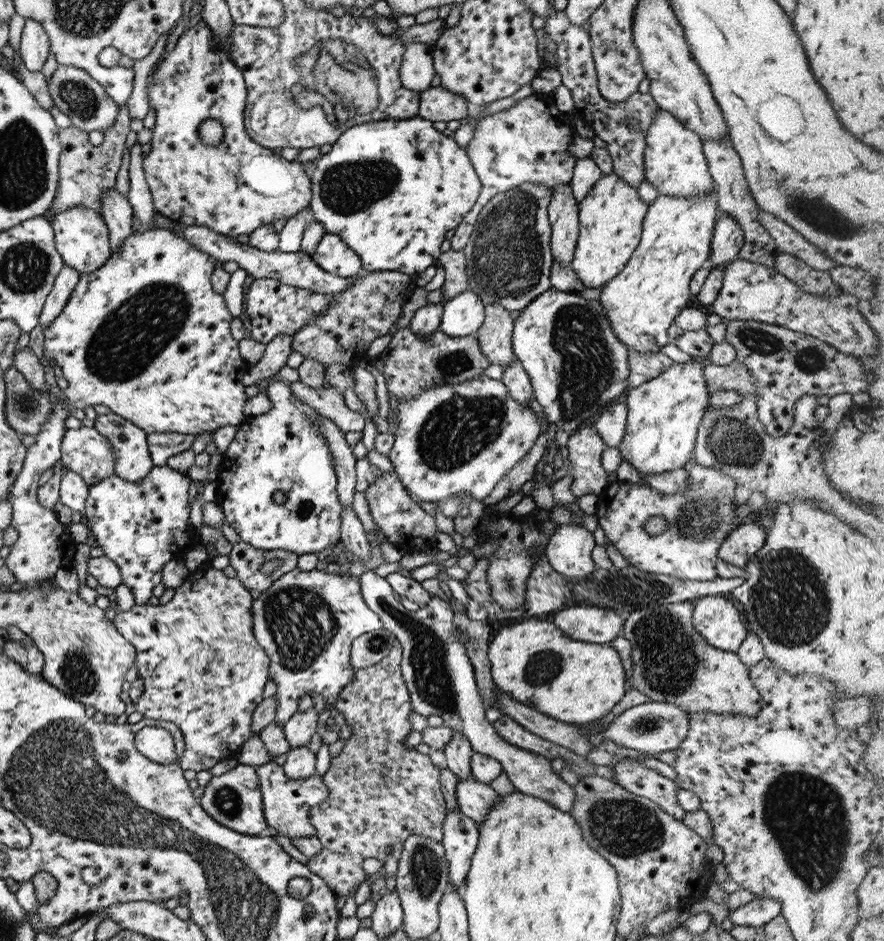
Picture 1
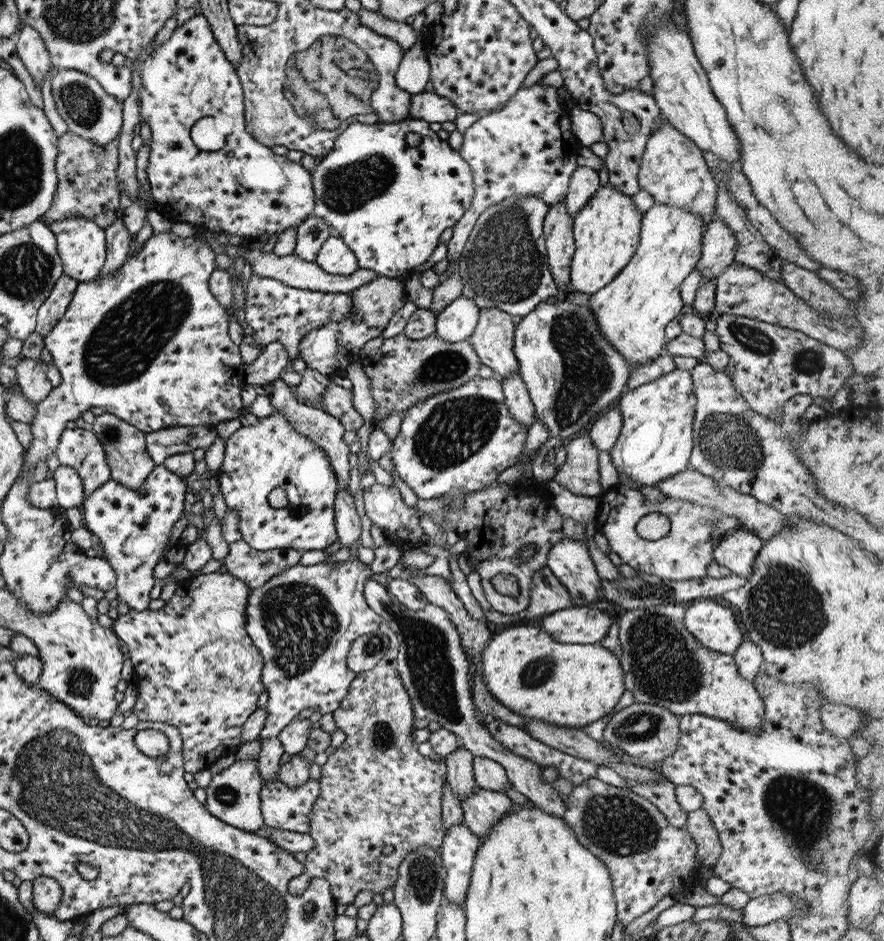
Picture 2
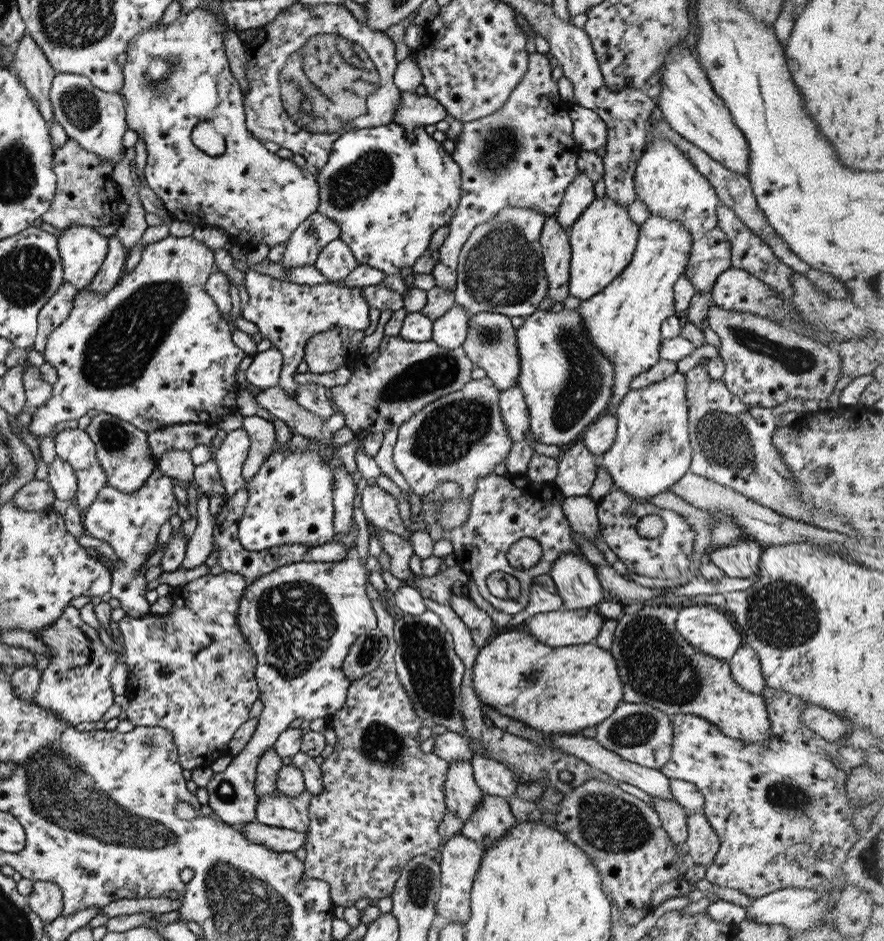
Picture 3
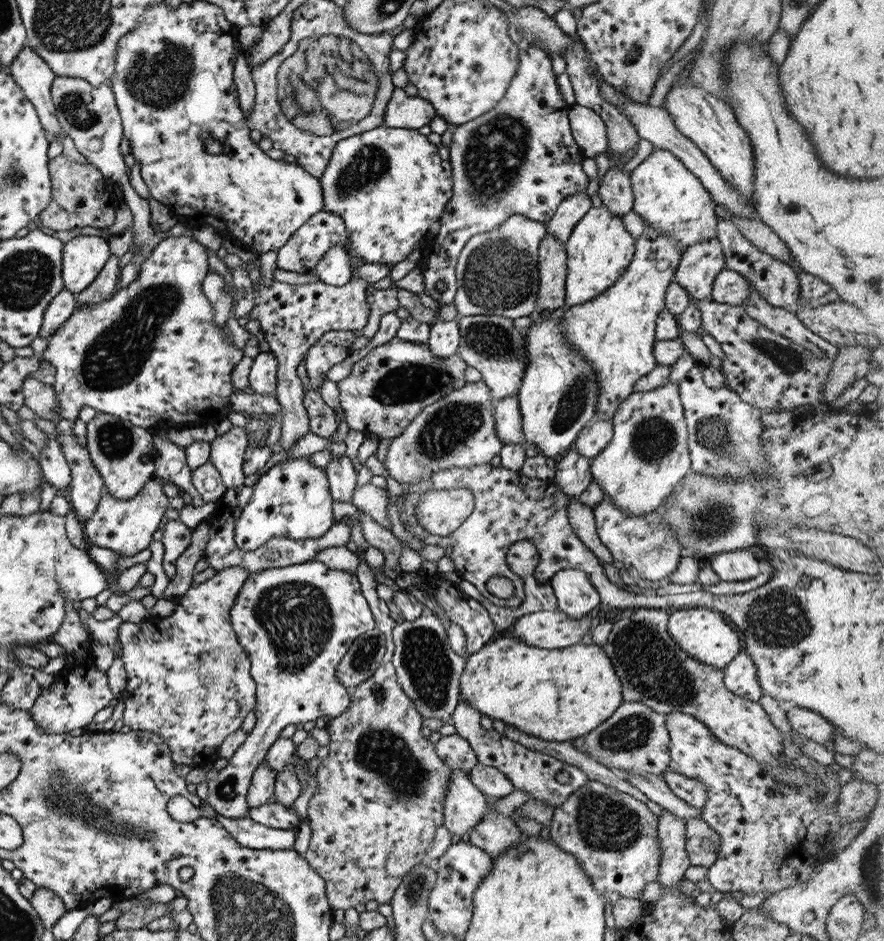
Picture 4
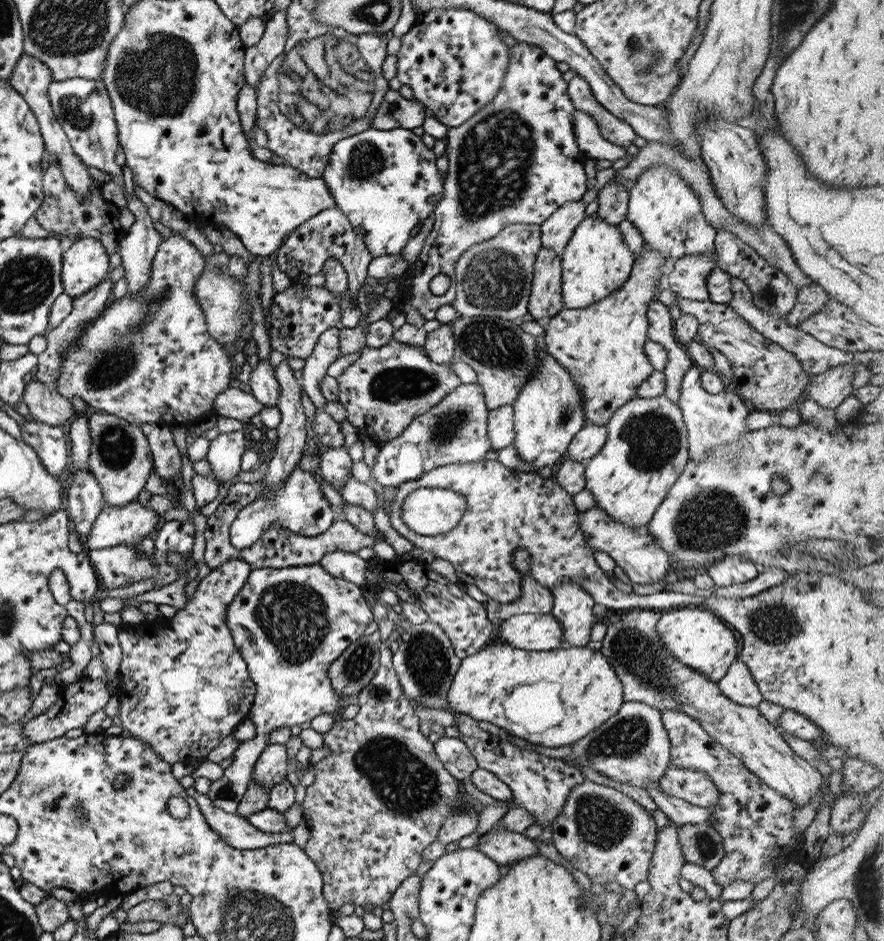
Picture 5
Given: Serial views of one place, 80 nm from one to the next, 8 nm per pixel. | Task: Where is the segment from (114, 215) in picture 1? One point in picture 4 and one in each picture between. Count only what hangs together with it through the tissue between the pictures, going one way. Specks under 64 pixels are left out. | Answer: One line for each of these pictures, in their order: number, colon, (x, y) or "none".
2: (118, 242)
3: (108, 273)
4: (105, 284)

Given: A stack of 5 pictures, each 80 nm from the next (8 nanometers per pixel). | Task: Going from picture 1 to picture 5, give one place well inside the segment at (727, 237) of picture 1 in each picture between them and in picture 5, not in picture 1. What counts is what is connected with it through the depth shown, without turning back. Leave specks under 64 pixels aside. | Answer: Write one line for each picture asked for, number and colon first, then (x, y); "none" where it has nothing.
2: (718, 246)
3: (710, 253)
4: (700, 263)
5: (687, 279)

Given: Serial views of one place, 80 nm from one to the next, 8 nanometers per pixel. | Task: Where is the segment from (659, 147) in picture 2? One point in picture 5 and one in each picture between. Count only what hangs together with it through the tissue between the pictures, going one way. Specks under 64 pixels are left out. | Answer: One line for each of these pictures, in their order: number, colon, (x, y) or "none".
3: (668, 184)
4: (668, 198)
5: (666, 212)

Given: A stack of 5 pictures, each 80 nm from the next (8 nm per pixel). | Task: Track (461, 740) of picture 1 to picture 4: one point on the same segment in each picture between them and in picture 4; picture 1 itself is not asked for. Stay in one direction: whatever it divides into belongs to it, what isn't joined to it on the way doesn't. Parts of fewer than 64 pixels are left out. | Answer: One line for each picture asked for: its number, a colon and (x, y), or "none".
2: (459, 775)
3: (461, 794)
4: (463, 805)

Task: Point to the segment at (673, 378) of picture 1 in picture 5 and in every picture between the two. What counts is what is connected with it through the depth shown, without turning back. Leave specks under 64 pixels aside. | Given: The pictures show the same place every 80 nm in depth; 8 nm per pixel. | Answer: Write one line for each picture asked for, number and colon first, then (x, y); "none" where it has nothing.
2: (654, 442)
3: (650, 451)
4: (647, 456)
5: (645, 450)

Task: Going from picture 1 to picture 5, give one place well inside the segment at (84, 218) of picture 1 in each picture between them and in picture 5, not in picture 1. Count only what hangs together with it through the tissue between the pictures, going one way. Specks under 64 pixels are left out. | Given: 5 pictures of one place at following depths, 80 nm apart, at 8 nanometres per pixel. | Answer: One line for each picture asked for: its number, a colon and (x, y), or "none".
2: (81, 245)
3: (81, 249)
4: (82, 257)
5: (84, 264)

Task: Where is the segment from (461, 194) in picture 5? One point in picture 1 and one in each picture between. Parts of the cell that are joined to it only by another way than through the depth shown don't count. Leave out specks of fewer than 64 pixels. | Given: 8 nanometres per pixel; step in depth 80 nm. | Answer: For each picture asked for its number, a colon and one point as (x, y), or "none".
1: (527, 143)
2: (525, 147)
3: (523, 155)
4: (520, 159)

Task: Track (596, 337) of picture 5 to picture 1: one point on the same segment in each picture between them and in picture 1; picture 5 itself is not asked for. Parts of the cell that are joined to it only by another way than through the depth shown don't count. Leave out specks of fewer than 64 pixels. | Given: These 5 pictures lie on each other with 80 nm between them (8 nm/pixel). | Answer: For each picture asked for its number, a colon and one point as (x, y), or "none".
1: (640, 302)
2: (632, 310)
3: (623, 320)
4: (614, 332)

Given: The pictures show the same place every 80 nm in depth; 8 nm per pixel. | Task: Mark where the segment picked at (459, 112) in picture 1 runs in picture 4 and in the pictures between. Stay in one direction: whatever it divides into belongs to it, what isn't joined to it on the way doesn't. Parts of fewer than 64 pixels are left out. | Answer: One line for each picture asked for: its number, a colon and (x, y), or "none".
2: (427, 106)
3: (413, 110)
4: (402, 111)

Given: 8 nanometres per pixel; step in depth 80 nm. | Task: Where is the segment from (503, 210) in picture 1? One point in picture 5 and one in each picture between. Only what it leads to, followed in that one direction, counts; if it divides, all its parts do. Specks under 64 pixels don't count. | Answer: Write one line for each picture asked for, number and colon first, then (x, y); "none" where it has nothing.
2: (503, 264)
3: (499, 269)
4: (496, 272)
5: (491, 278)

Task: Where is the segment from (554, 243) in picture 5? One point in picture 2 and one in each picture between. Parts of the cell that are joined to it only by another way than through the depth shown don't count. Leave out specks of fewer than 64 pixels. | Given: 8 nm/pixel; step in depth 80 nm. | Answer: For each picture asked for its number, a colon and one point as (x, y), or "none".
2: (584, 182)
3: (579, 194)
4: (573, 207)

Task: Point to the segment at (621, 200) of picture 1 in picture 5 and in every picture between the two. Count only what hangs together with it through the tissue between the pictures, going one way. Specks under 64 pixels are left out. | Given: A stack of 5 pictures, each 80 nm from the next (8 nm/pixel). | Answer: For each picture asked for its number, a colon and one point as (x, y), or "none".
2: (606, 229)
3: (602, 239)
4: (598, 249)
5: (595, 262)

